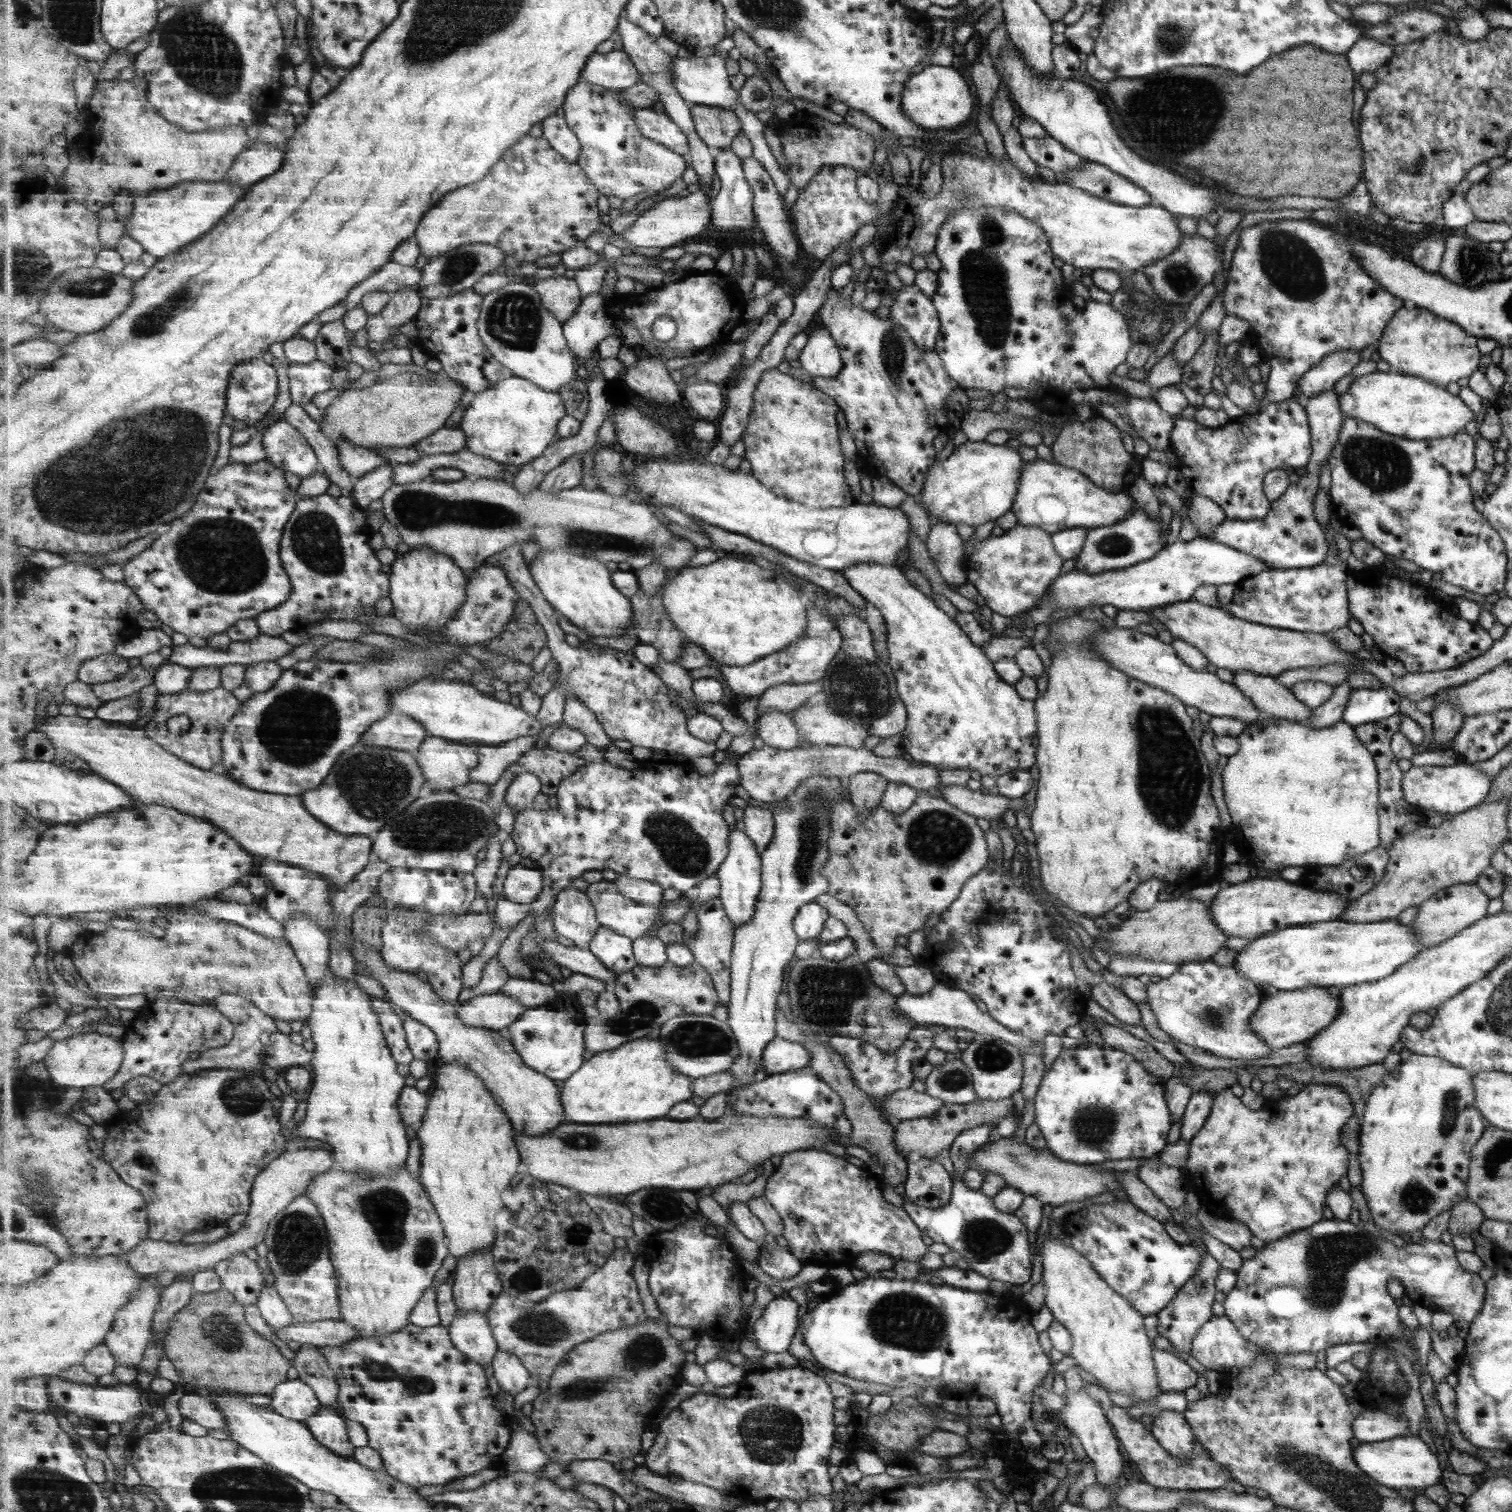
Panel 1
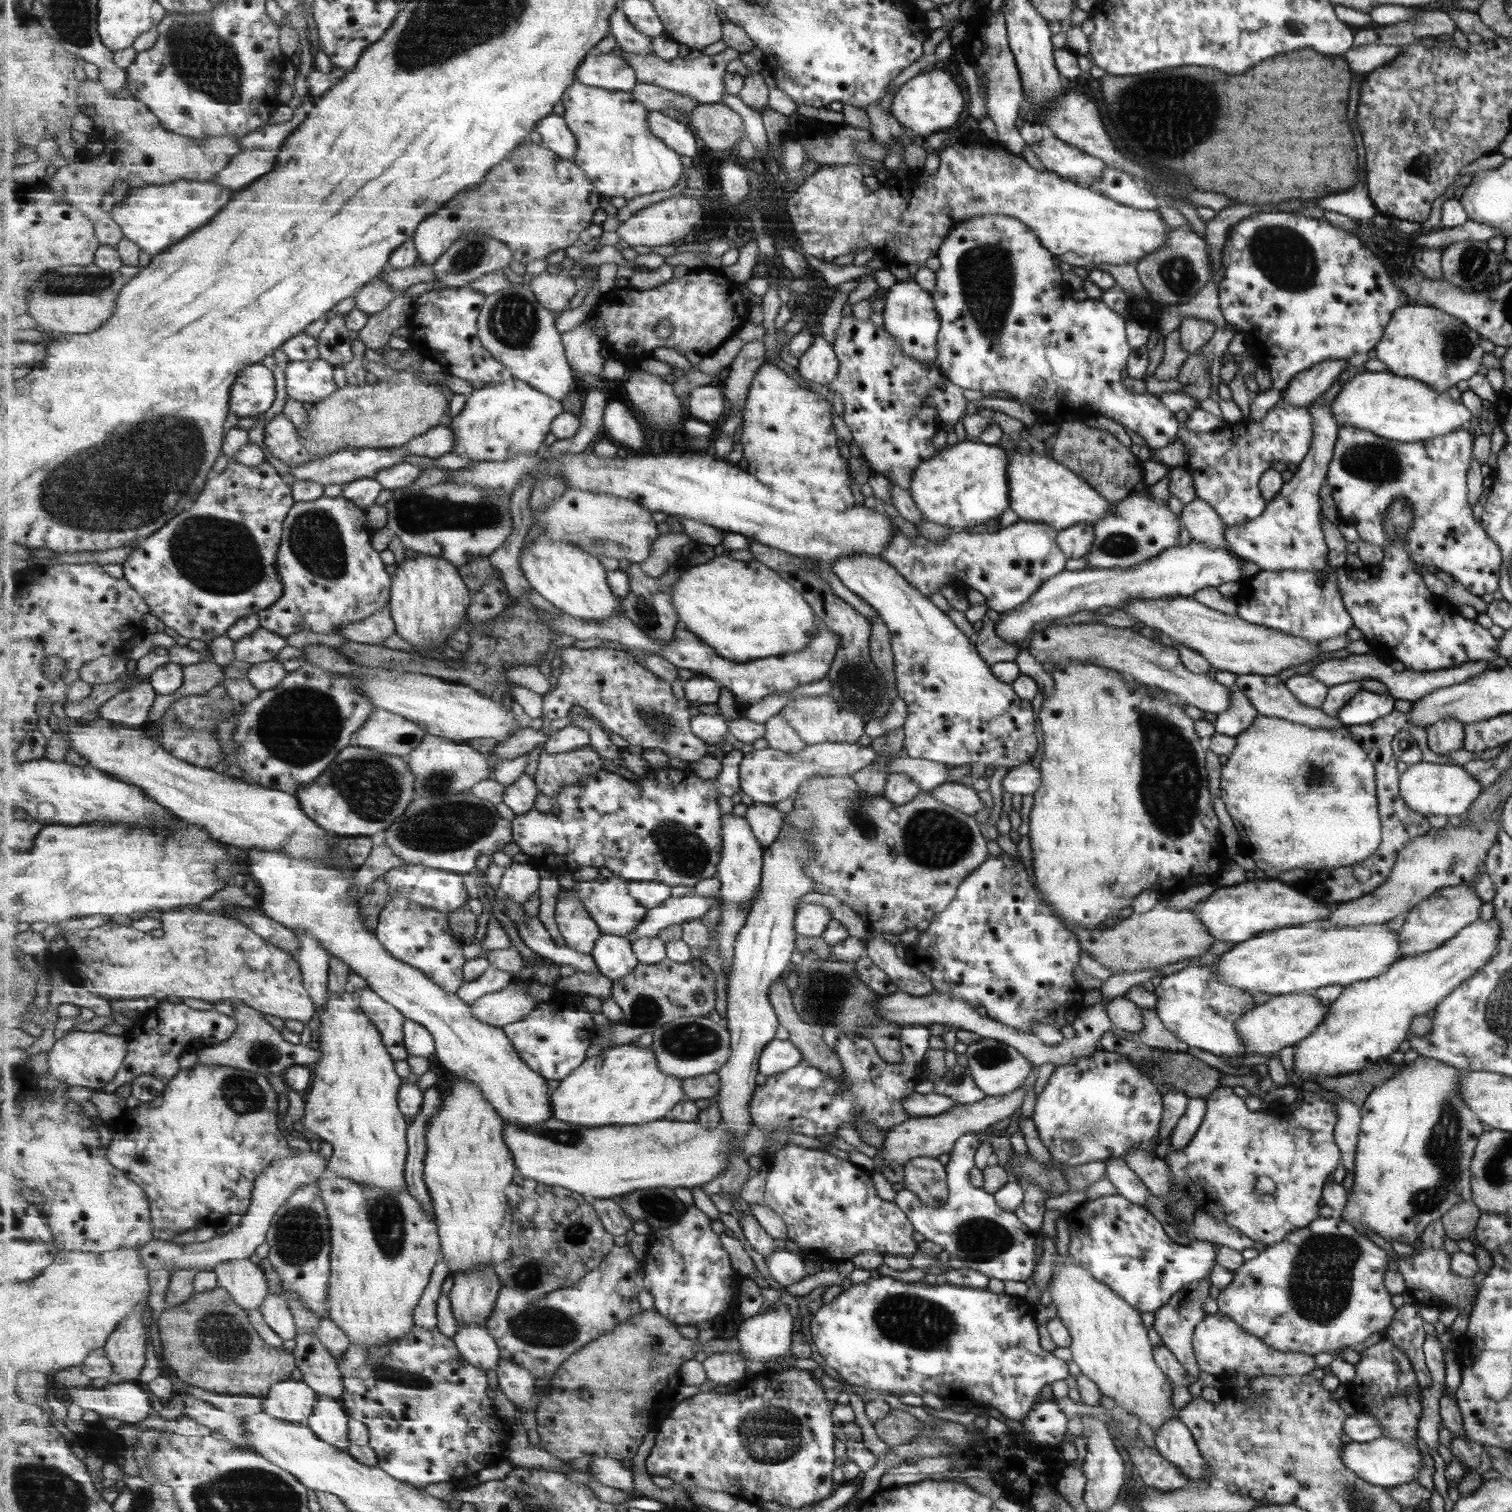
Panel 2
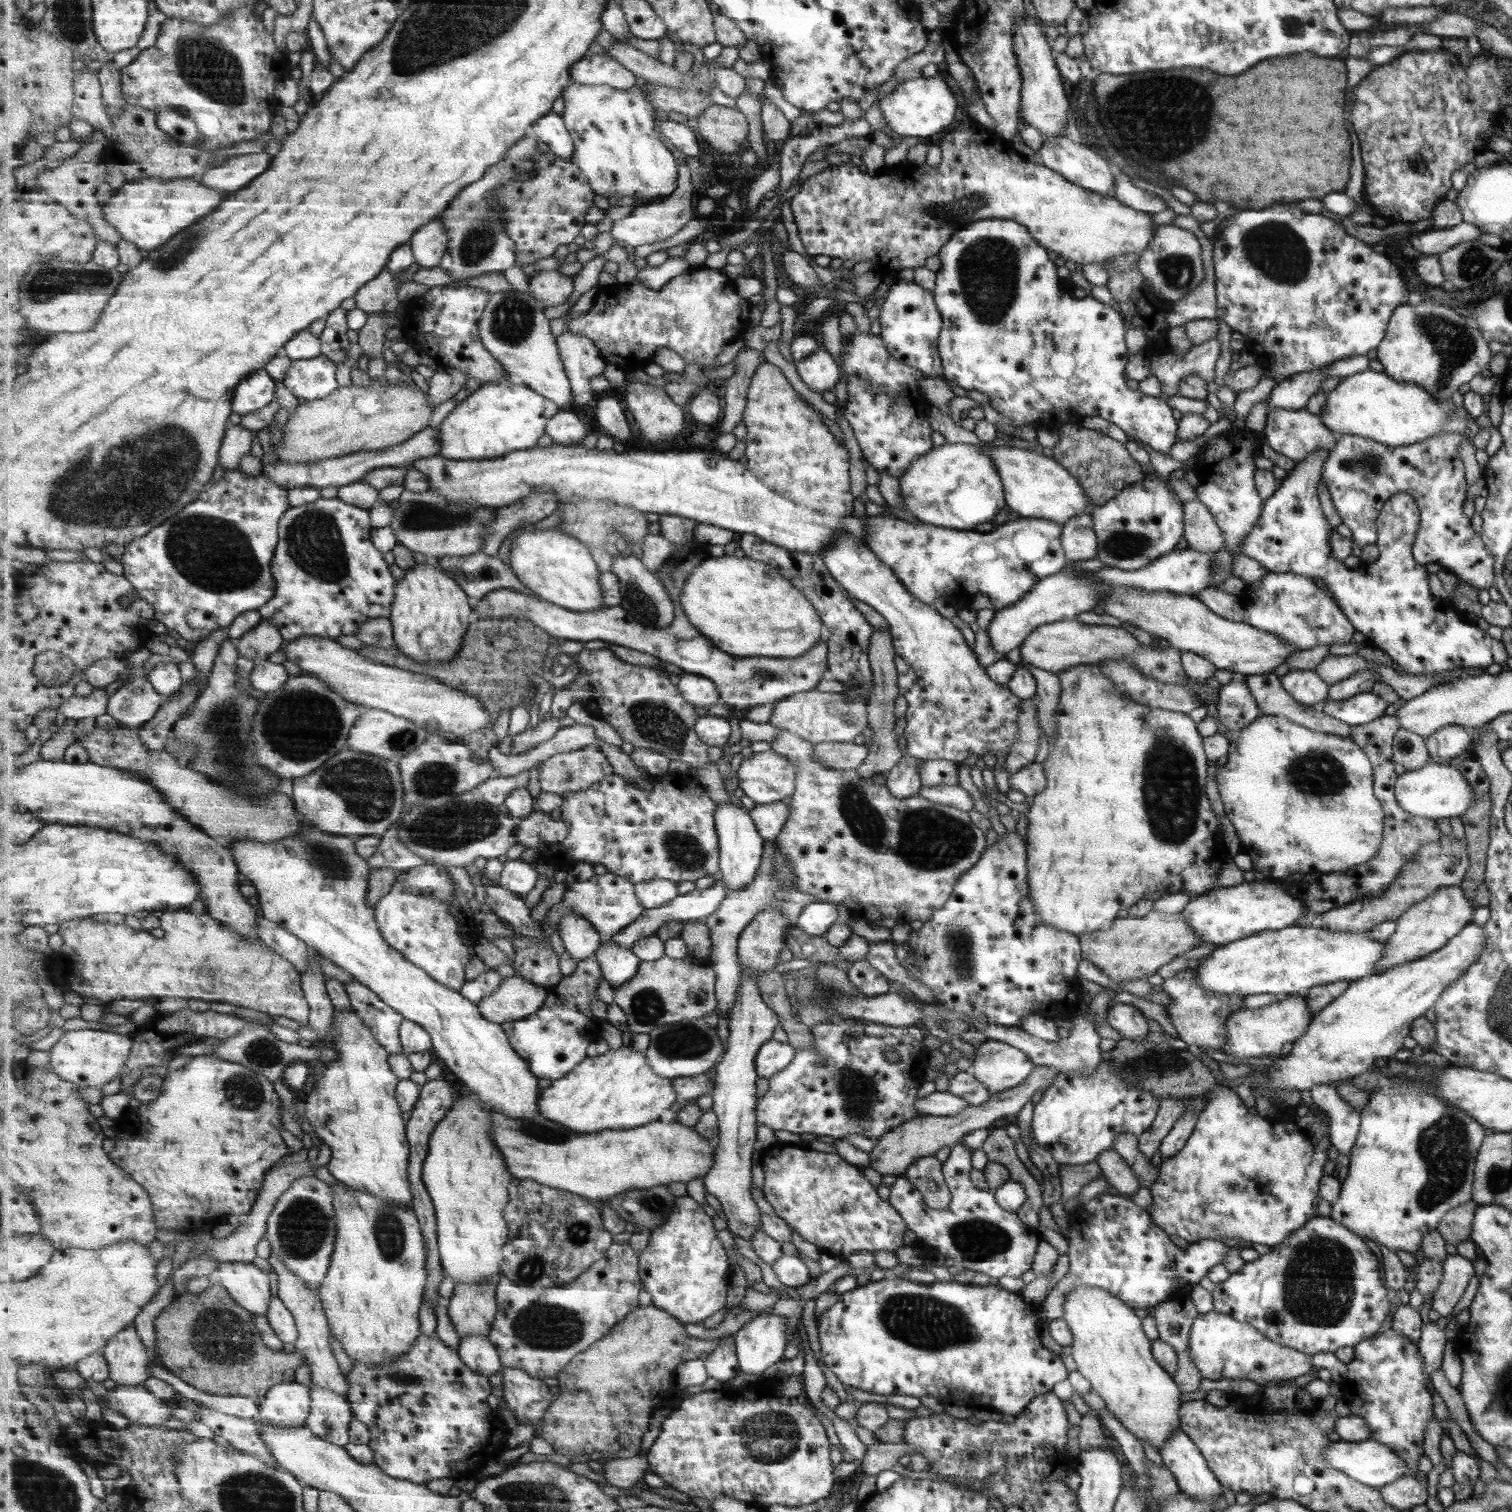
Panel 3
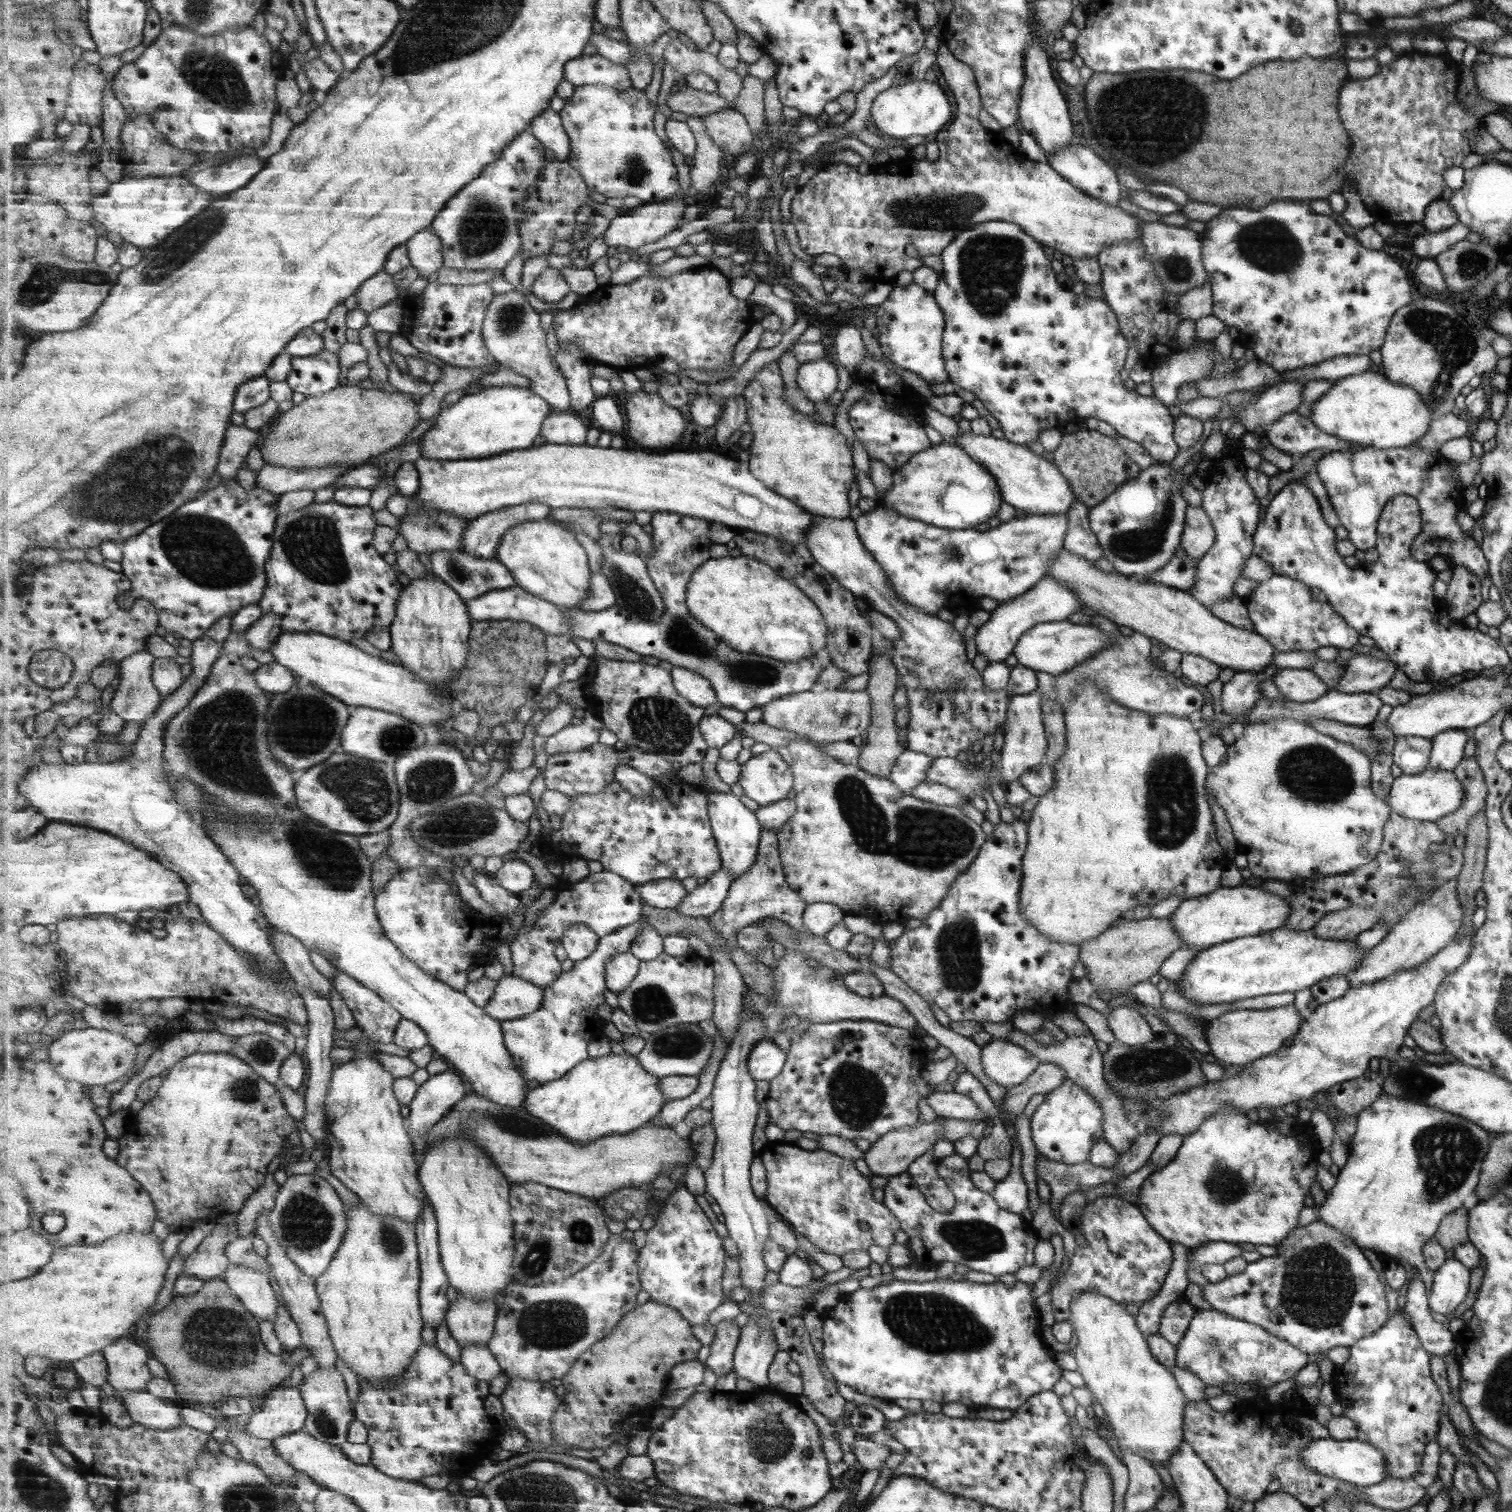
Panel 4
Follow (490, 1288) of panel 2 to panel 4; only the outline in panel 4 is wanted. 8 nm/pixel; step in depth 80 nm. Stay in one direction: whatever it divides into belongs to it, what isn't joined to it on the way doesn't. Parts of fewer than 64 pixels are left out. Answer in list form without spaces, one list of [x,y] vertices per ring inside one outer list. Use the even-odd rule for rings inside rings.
[[[459,1294],[455,1302],[451,1303],[446,1322],[449,1325],[450,1335],[462,1346],[462,1349],[472,1344],[488,1346],[494,1337],[498,1315],[499,1308],[496,1301],[481,1303],[481,1301],[473,1301]]]

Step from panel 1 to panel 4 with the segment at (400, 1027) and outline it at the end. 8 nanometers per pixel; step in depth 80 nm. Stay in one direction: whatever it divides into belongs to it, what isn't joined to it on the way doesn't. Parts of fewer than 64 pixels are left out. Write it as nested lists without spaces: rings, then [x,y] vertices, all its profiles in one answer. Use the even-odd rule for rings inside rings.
[[[342,970],[336,972],[333,985],[347,1003],[352,1014],[355,1015],[357,1027],[364,1035],[378,1043],[395,1044],[395,1031],[398,1029],[398,1024],[402,1021],[403,1016],[390,1002],[385,1001],[380,994]]]

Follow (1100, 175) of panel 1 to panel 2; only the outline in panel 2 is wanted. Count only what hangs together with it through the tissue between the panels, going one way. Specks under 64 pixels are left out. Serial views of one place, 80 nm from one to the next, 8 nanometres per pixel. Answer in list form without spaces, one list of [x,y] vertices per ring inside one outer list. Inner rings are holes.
[[[1111,165],[1087,187],[1123,206],[1134,207],[1135,210],[1156,210],[1159,206],[1158,199],[1145,189],[1141,180]]]

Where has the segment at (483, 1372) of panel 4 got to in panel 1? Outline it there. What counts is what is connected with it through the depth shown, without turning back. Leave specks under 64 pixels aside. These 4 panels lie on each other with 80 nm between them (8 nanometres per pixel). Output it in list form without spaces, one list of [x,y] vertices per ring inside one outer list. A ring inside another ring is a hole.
[[[479,1312],[461,1313],[451,1326],[452,1341],[463,1354],[484,1367],[492,1366],[500,1348],[487,1315]]]

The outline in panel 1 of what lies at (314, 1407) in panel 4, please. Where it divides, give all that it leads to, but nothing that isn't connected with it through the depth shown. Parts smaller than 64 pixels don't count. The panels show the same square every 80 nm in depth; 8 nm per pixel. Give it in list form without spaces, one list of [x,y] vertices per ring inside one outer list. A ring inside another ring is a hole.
[[[323,1405],[306,1425],[320,1443],[342,1457],[354,1457],[354,1443],[348,1434],[348,1420],[334,1405]]]

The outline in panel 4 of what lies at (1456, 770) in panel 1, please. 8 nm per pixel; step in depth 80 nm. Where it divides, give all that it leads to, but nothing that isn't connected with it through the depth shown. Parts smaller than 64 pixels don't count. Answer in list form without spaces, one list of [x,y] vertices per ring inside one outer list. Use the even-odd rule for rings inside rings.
[[[1431,771],[1419,774],[1401,774],[1391,784],[1385,804],[1390,811],[1408,820],[1435,823],[1446,814],[1453,813],[1463,804],[1463,786],[1451,771]]]

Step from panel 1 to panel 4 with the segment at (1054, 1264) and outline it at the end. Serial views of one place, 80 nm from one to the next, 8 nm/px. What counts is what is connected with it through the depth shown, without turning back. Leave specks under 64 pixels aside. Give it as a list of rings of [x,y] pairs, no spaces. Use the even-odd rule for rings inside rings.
[[[1081,1292],[1078,1299],[1070,1302],[1067,1322],[1075,1329],[1077,1343],[1072,1350],[1076,1362],[1076,1372],[1083,1378],[1083,1383],[1099,1402],[1106,1422],[1120,1450],[1140,1456],[1147,1462],[1159,1462],[1165,1467],[1174,1450],[1182,1442],[1184,1429],[1184,1408],[1186,1397],[1175,1382],[1171,1369],[1167,1369],[1150,1353],[1146,1336],[1138,1329],[1134,1316],[1125,1312],[1122,1304],[1111,1301],[1096,1292]]]

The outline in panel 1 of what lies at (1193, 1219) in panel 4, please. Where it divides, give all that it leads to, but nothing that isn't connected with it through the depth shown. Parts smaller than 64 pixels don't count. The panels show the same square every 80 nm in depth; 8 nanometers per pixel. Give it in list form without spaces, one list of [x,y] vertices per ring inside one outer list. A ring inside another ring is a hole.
[[[1311,1084],[1299,1087],[1298,1093],[1293,1095],[1274,1094],[1271,1096],[1270,1102],[1265,1104],[1265,1108],[1257,1111],[1251,1111],[1245,1107],[1239,1100],[1239,1097],[1235,1097],[1229,1088],[1220,1090],[1213,1094],[1213,1104],[1206,1118],[1206,1122],[1199,1129],[1199,1132],[1188,1142],[1186,1161],[1179,1168],[1183,1182],[1186,1185],[1186,1190],[1194,1191],[1197,1194],[1202,1208],[1215,1211],[1219,1215],[1224,1215],[1224,1217],[1244,1224],[1251,1233],[1251,1236],[1255,1236],[1255,1238],[1263,1241],[1264,1244],[1277,1241],[1279,1238],[1285,1237],[1286,1234],[1307,1229],[1311,1225],[1315,1225],[1323,1220],[1321,1216],[1323,1216],[1323,1210],[1325,1208],[1326,1194],[1337,1184],[1339,1177],[1345,1174],[1347,1150],[1340,1143],[1340,1126],[1351,1114],[1353,1112],[1349,1097],[1345,1090],[1337,1086]]]

